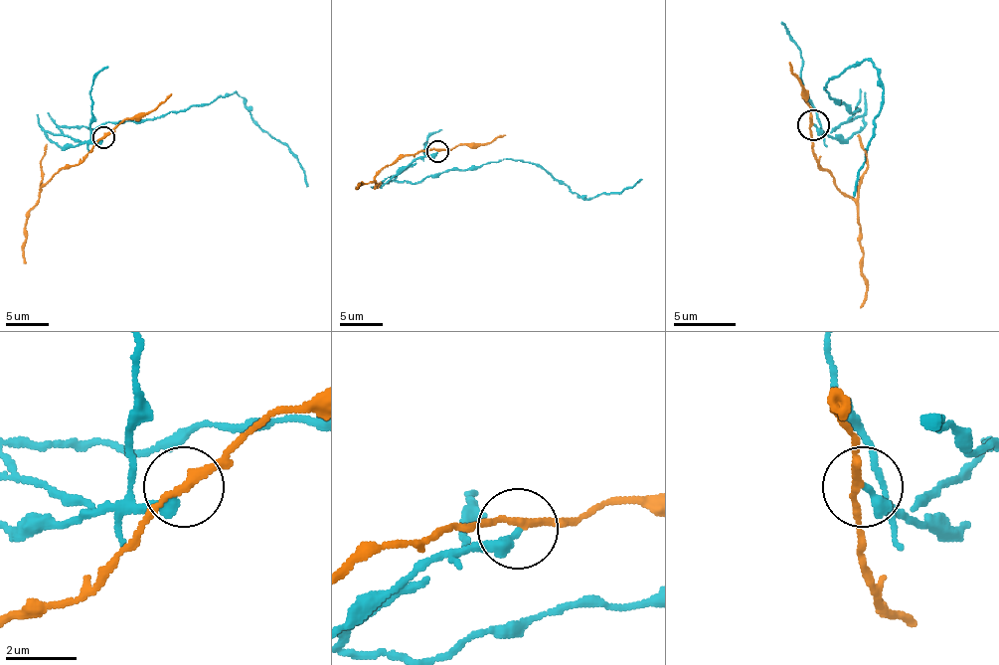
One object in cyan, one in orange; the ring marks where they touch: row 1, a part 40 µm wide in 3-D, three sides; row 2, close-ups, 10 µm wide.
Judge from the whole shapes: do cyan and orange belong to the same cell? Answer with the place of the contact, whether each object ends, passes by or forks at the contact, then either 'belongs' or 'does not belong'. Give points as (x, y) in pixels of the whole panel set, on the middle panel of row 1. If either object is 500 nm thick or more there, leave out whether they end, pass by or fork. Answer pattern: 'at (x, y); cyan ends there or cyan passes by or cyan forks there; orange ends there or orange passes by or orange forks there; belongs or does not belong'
at (437, 151); cyan ends there; orange passes by; does not belong

